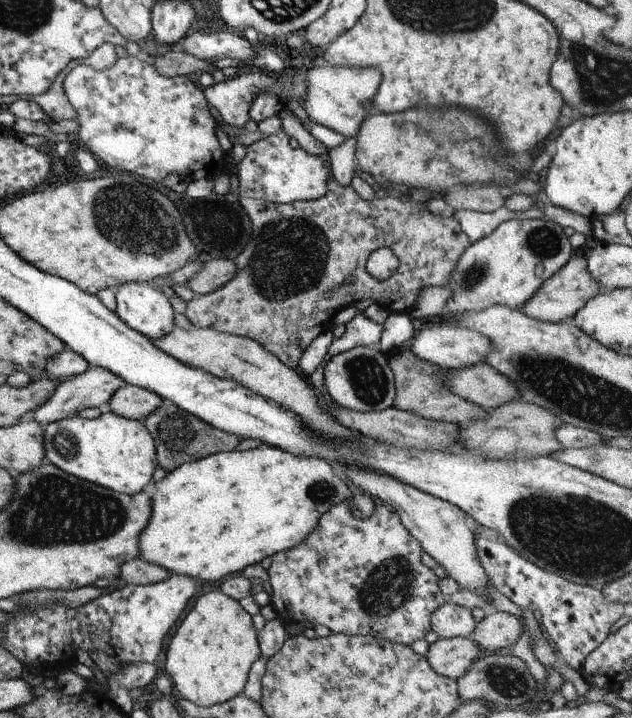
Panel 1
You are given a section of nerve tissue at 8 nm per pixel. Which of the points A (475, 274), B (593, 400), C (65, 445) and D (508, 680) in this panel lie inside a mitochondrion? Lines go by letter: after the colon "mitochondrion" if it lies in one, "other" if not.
A: mitochondrion
B: mitochondrion
C: mitochondrion
D: mitochondrion

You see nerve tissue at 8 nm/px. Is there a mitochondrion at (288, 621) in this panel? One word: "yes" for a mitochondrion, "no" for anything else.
no

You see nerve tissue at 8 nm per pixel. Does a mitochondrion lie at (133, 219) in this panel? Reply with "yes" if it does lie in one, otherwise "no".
yes

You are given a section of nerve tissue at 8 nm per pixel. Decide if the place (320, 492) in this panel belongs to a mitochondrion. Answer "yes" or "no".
yes

